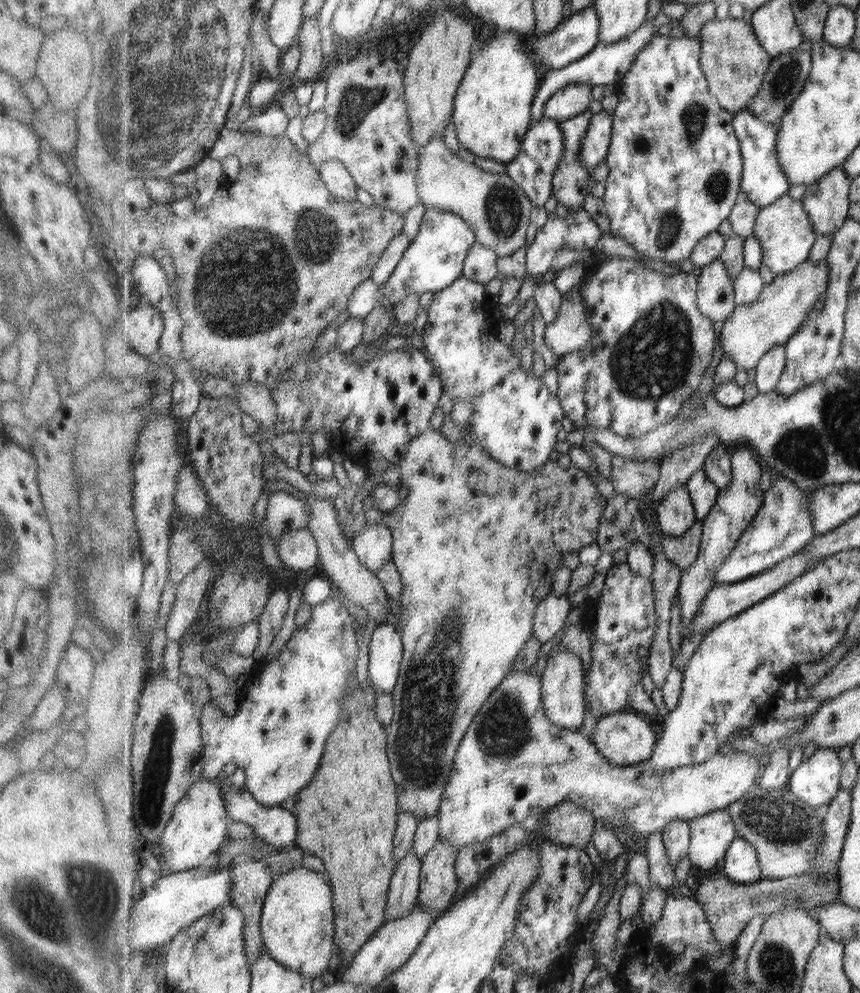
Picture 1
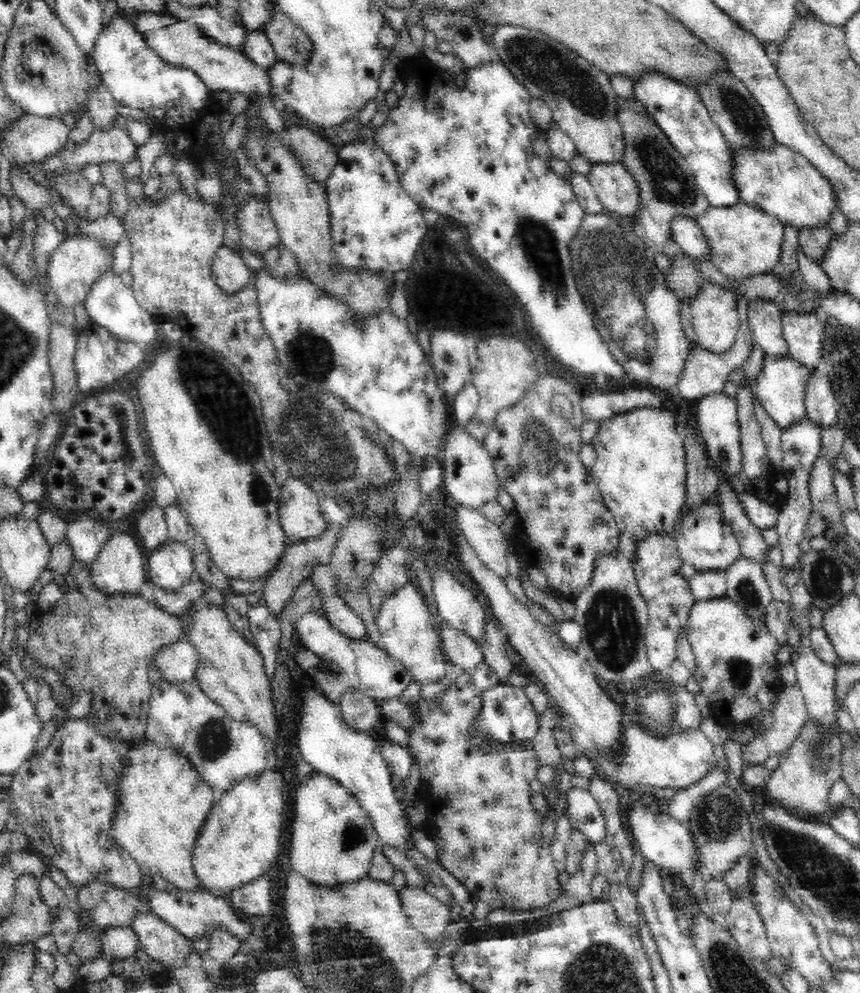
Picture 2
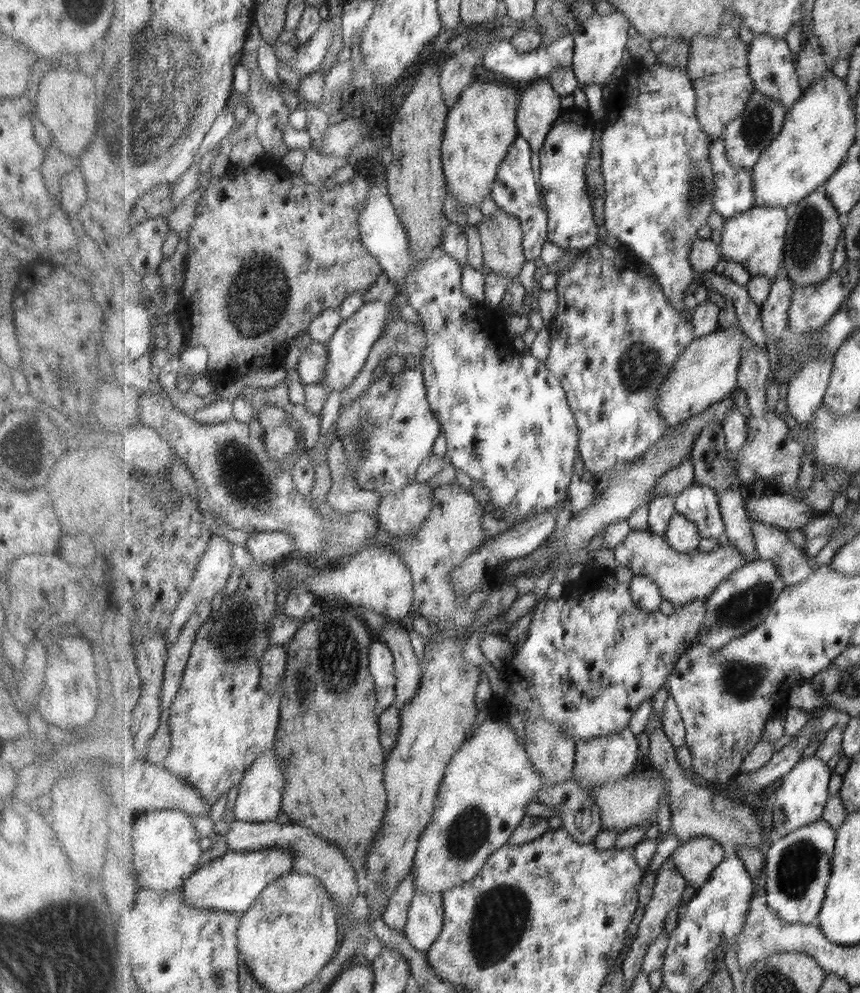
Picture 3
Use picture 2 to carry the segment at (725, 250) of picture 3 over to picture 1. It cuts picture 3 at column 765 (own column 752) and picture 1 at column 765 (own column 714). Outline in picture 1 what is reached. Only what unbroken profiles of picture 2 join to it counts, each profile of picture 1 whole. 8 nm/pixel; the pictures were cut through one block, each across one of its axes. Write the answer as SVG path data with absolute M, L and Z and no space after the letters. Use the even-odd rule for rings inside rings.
M788 194L777 200L777 203L770 204L758 212L754 236L763 245L763 265L771 268L776 276L793 272L807 261L819 237L814 231L803 200L793 200Z

